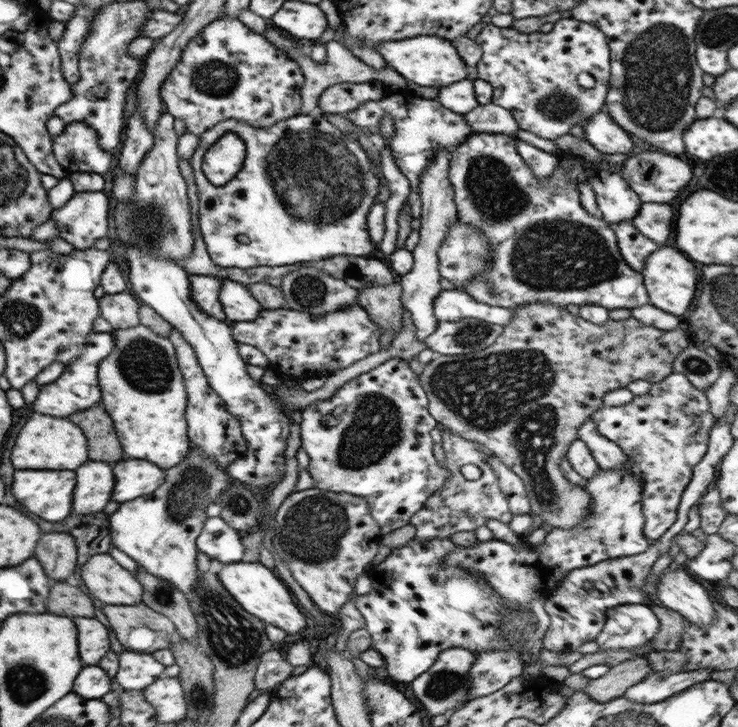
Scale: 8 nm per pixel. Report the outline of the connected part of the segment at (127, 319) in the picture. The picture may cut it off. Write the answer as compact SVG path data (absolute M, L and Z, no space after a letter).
M129 291L108 294L99 299L100 317L113 326L113 330L130 328L139 324L139 308L141 307Z

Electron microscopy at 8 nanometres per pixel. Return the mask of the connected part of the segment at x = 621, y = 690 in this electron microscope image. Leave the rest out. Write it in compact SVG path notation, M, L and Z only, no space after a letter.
M644 657L630 659L611 667L599 679L590 679L583 692L598 703L608 703L625 696L625 692L642 682L651 669L650 663Z

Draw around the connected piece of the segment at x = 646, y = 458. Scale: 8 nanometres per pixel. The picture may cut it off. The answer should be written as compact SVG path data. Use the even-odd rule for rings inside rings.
M682 373L669 374L664 380L651 384L649 392L644 396L635 395L628 403L622 406L602 406L596 409L591 416L596 430L615 442L628 457L632 457L637 471L644 480L642 512L645 516L643 528L644 536L648 540L660 540L660 536L676 522L678 505L682 493L688 486L693 475L693 468L706 454L709 433L714 427L716 419L709 412L709 400L704 390L696 388Z

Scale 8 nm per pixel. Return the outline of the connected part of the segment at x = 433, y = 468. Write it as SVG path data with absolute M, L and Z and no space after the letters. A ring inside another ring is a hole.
M392 358L384 361L380 366L370 370L370 372L365 372L357 376L354 380L349 380L346 384L343 384L331 397L316 401L314 404L305 407L301 411L302 423L300 424L299 435L301 438L301 447L309 456L309 465L306 469L310 472L310 476L316 480L316 487L329 490L330 492L346 492L346 494L353 494L354 496L363 498L368 503L371 515L378 523L382 536L406 526L410 522L412 515L416 514L424 506L424 503L431 497L431 494L435 493L449 477L447 468L438 465L432 454L434 441L430 437L430 431L437 428L438 423L429 413L428 408L429 400L420 384L419 376L410 368L409 361L402 360L401 358Z

